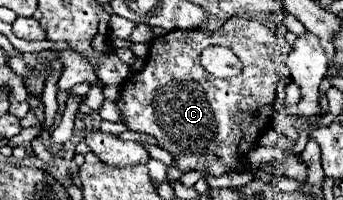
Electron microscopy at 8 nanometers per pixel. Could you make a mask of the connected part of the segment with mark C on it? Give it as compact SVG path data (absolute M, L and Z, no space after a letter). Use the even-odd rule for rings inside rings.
M230 17L230 19L224 23L224 29L220 29L220 31L208 31L208 33L206 33L206 31L198 31L198 29L186 29L186 31L178 29L178 31L174 31L174 33L166 33L166 35L162 35L162 37L156 37L156 39L150 43L150 53L148 53L148 59L146 59L146 63L144 63L144 69L132 73L132 75L122 83L120 97L118 97L116 105L118 105L120 113L122 113L124 125L126 125L130 131L146 133L146 135L154 137L154 139L156 139L156 145L162 147L162 149L166 149L166 151L172 155L174 167L180 169L182 173L186 173L186 171L204 171L208 177L220 177L220 175L230 173L230 171L242 171L242 169L248 169L248 153L258 147L258 137L262 135L262 131L266 131L266 129L272 125L272 117L274 117L276 111L274 111L272 99L268 99L268 95L276 89L276 83L278 83L280 75L286 73L286 69L288 69L288 67L286 67L286 57L290 55L290 49L292 49L292 47L290 47L286 41L282 41L274 31L270 31L266 25L262 25L262 23L254 21L254 19ZM214 43L226 45L226 47L230 47L230 49L236 53L236 57L242 61L242 73L240 73L240 75L230 77L230 79L216 79L216 77L212 77L210 73L204 71L204 67L200 65L200 59L198 59L198 57L200 57L200 51L202 51L204 47L208 47L208 45L214 45Z

